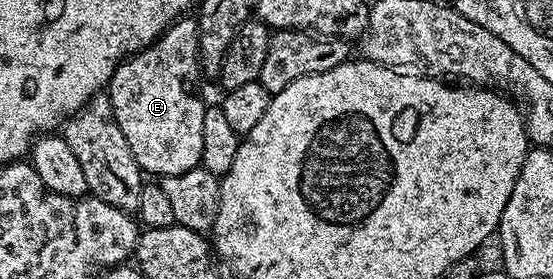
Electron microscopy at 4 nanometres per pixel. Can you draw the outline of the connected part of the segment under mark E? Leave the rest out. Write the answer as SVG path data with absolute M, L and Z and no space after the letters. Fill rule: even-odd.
M182 18L169 25L151 46L122 60L107 85L107 95L114 108L115 122L127 138L127 143L142 173L153 178L183 174L198 167L203 154L203 114L206 101L201 101L201 55L199 30L193 18Z

